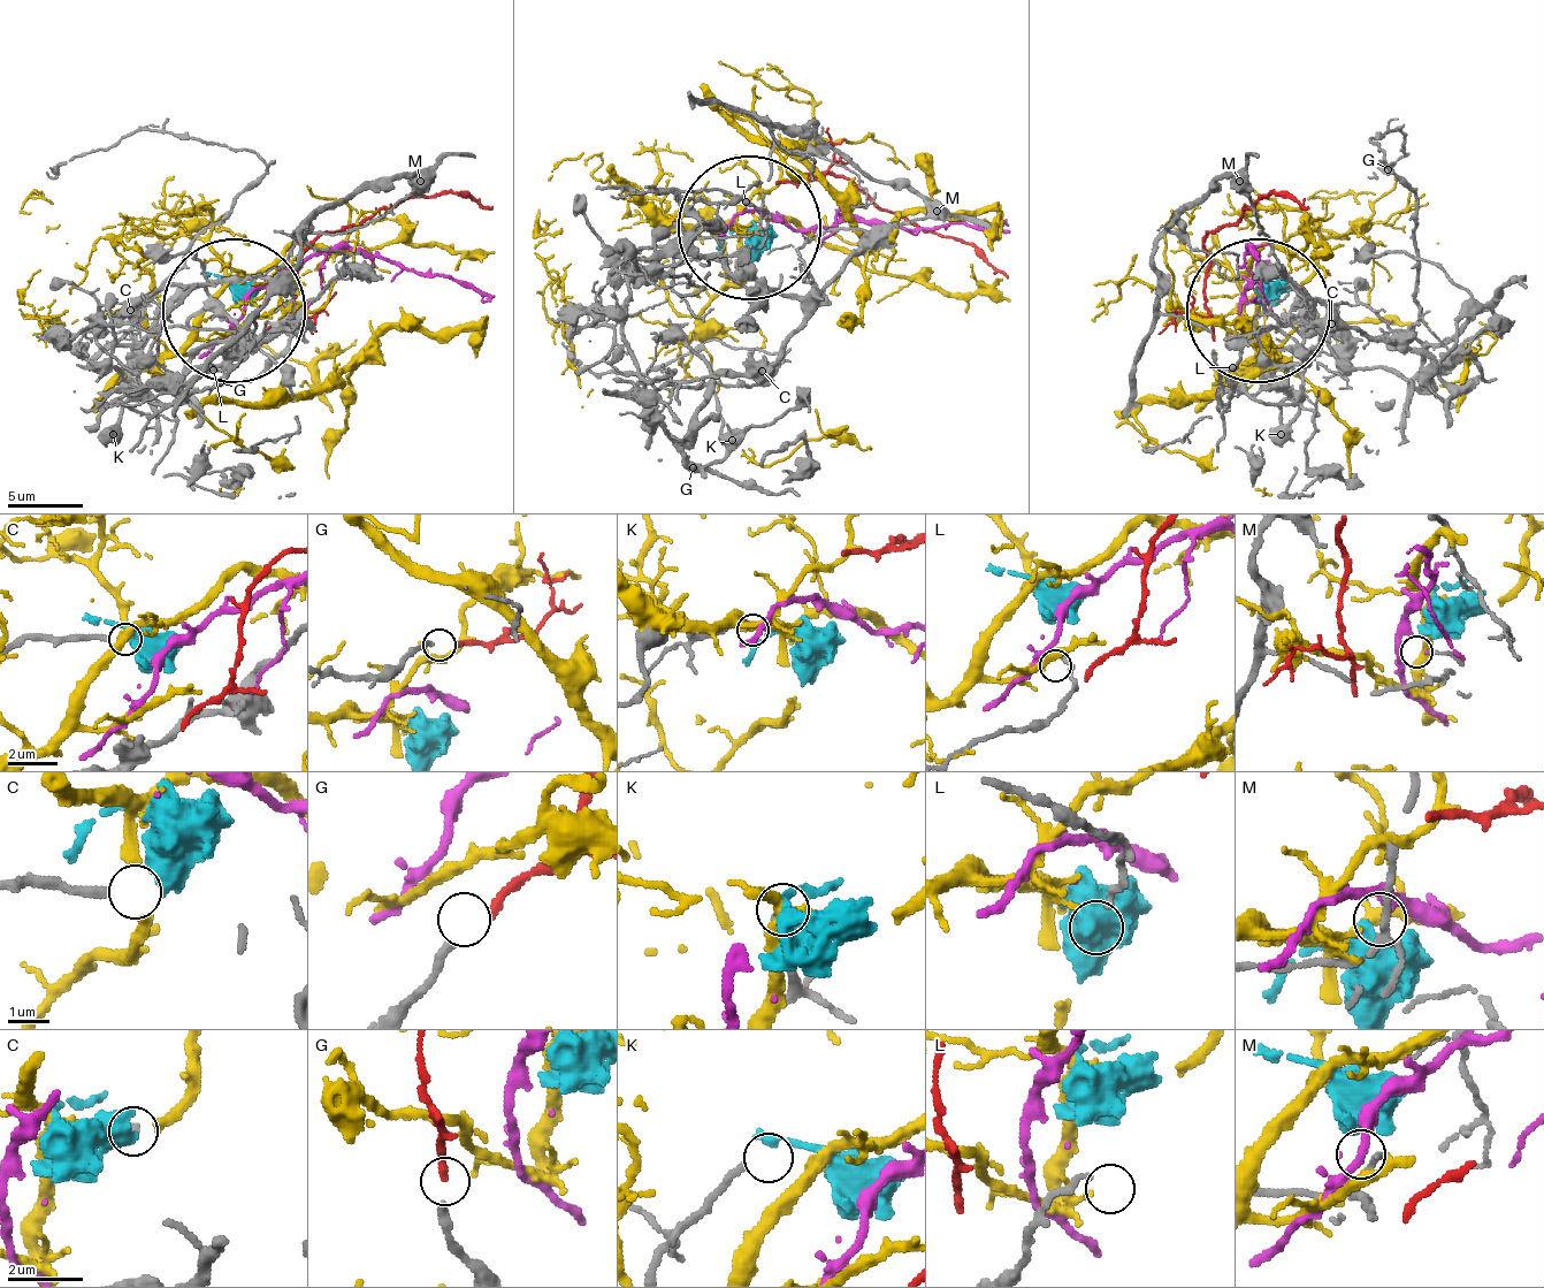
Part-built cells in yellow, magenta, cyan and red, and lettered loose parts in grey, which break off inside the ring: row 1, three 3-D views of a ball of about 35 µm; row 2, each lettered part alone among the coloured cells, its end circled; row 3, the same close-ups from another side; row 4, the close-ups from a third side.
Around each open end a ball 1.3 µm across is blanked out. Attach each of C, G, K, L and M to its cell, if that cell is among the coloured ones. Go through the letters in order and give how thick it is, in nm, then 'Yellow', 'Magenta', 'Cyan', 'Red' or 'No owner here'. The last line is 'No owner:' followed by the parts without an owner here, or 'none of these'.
C: Thickness 200 nm. Cyan
G: Thickness 240 nm. Red
K: Thickness 200 nm. No owner here
L: Thickness 160 nm. No owner here
M: Thickness 70 nm. Magenta
No owner: K, L

